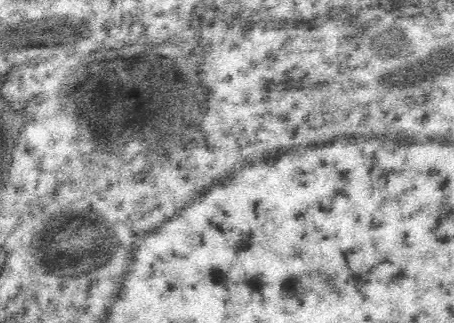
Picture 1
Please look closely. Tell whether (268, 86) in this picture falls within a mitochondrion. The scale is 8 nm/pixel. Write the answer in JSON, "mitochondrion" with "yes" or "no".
{"mitochondrion":"no"}

